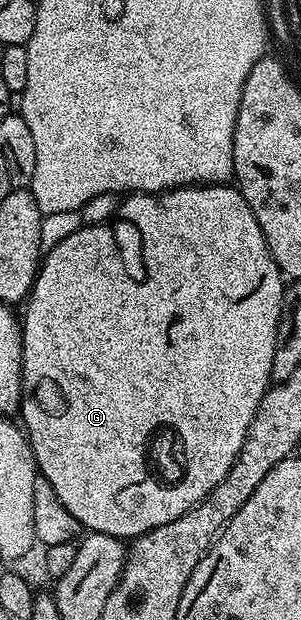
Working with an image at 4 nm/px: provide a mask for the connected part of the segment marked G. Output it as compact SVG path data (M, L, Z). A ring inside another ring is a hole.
M200 184L197 186L179 186L176 190L164 190L162 194L140 194L131 192L120 201L119 213L110 222L101 226L80 225L80 230L75 230L72 234L67 234L51 251L46 251L39 267L39 273L35 275L35 283L31 285L31 292L25 299L27 311L21 314L21 329L23 331L23 355L21 356L21 372L23 373L23 397L19 403L18 413L23 414L22 429L25 431L28 442L31 443L31 456L35 460L38 473L43 474L48 480L48 486L53 492L57 492L57 497L61 504L69 510L80 522L84 531L92 534L108 534L114 538L124 540L134 540L140 538L145 532L153 528L161 528L161 524L169 524L177 520L177 516L185 516L201 500L208 498L225 480L229 468L237 460L241 448L247 439L249 424L253 424L253 416L257 412L257 404L265 396L265 392L272 385L273 379L271 369L273 368L273 356L275 355L275 345L277 344L277 332L279 331L279 317L283 307L283 291L285 289L285 275L273 260L269 252L269 244L261 232L261 224L257 224L257 216L253 216L253 208L245 204L241 192L231 184ZM170 442L187 442L187 474L179 475L179 469L183 462L179 459L179 454L171 450Z

